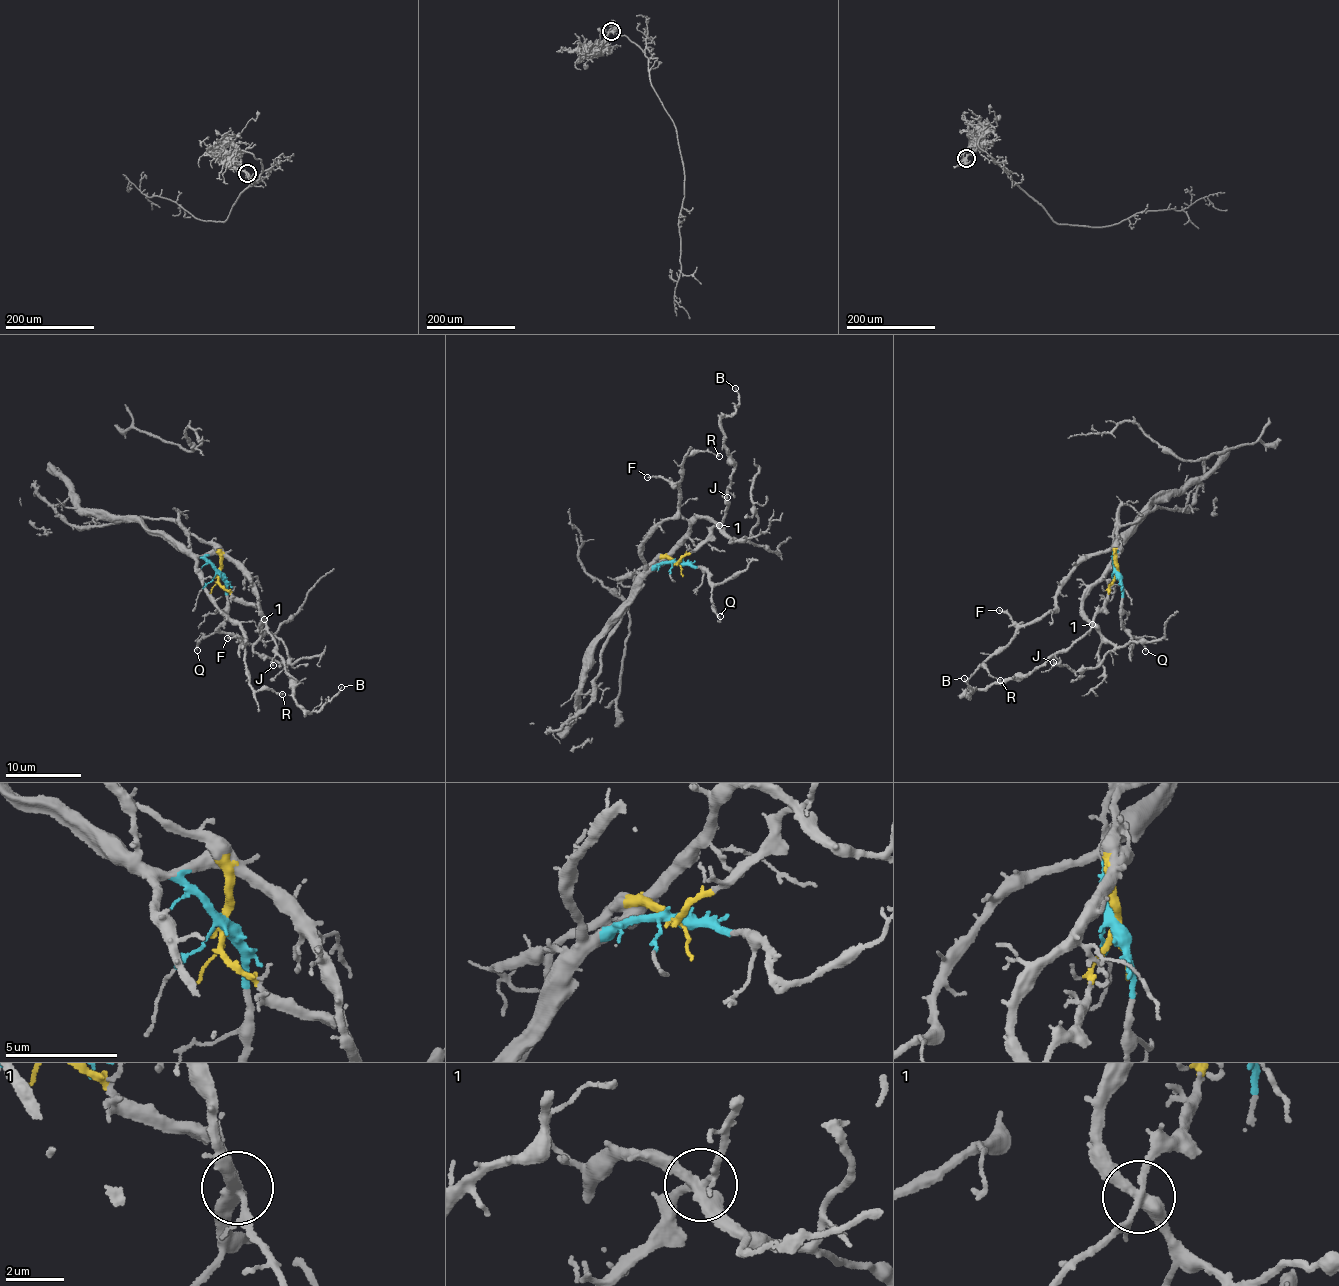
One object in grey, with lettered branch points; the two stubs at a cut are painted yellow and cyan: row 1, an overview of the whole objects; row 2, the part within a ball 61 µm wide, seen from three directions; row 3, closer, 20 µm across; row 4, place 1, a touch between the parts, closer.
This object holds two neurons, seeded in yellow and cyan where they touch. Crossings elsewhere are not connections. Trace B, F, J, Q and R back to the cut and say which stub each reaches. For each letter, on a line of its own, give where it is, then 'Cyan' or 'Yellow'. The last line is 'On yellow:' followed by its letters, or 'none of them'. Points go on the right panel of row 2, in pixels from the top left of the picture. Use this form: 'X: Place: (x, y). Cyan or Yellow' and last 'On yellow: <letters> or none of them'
B: Place: (964, 678). Yellow
F: Place: (999, 610). Cyan
J: Place: (1053, 662). Yellow
Q: Place: (1145, 651). Cyan
R: Place: (1000, 680). Cyan
On yellow: B, J

